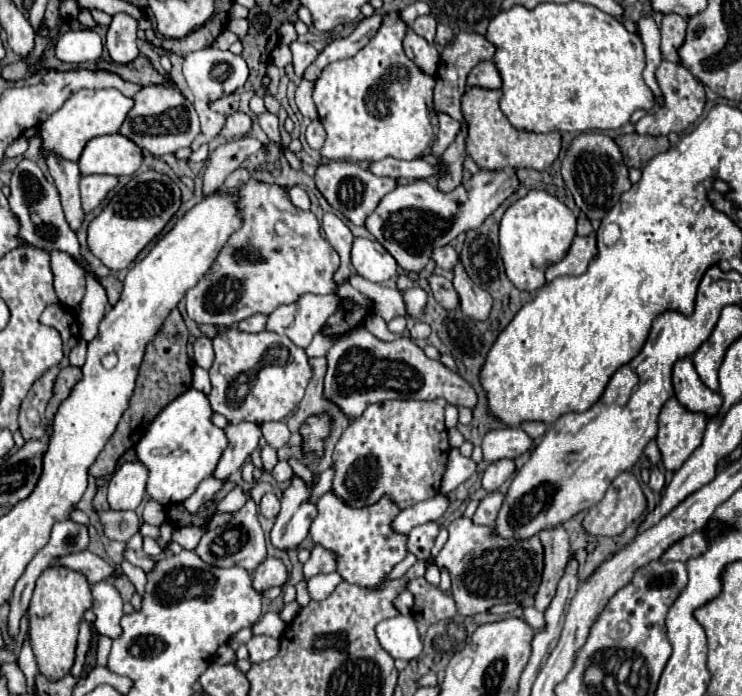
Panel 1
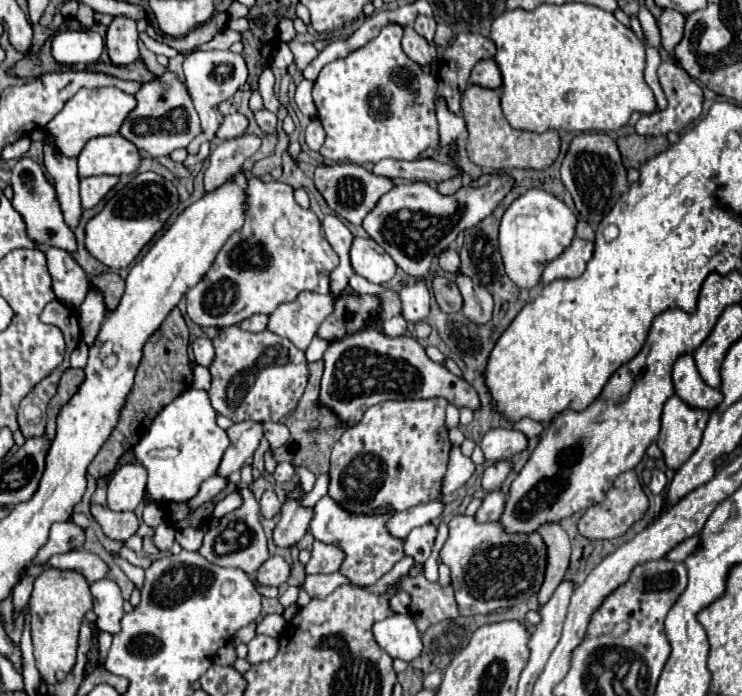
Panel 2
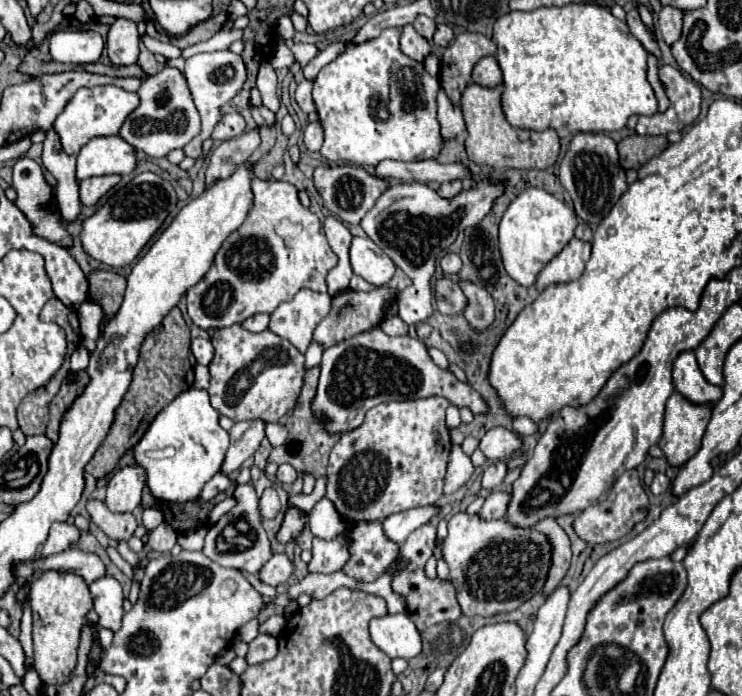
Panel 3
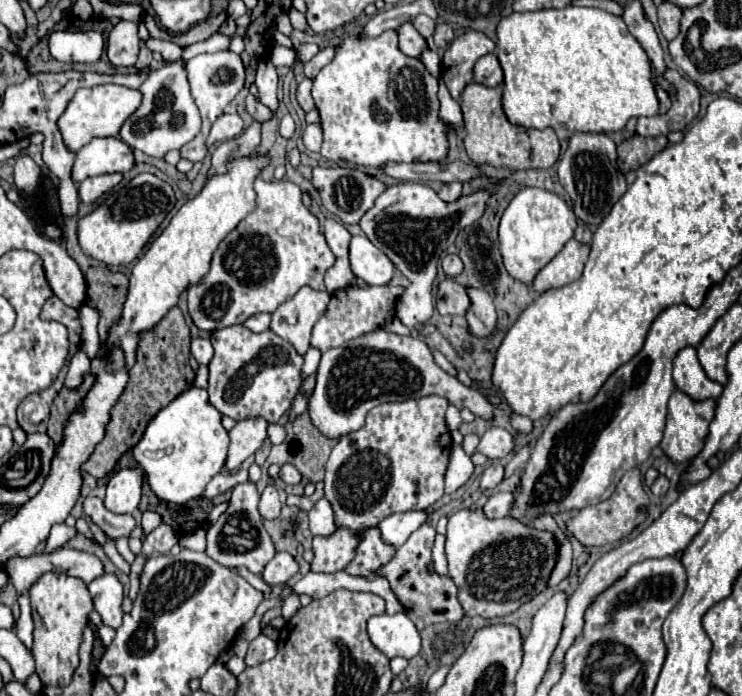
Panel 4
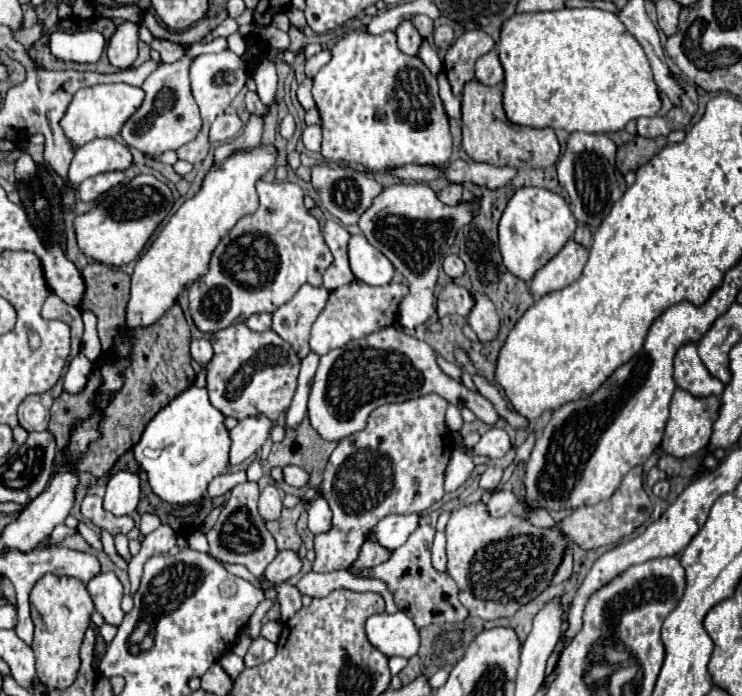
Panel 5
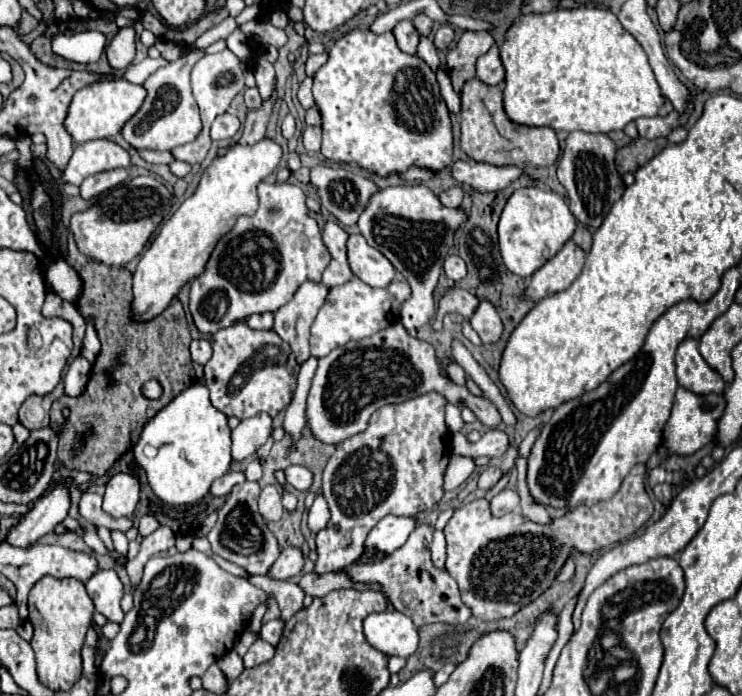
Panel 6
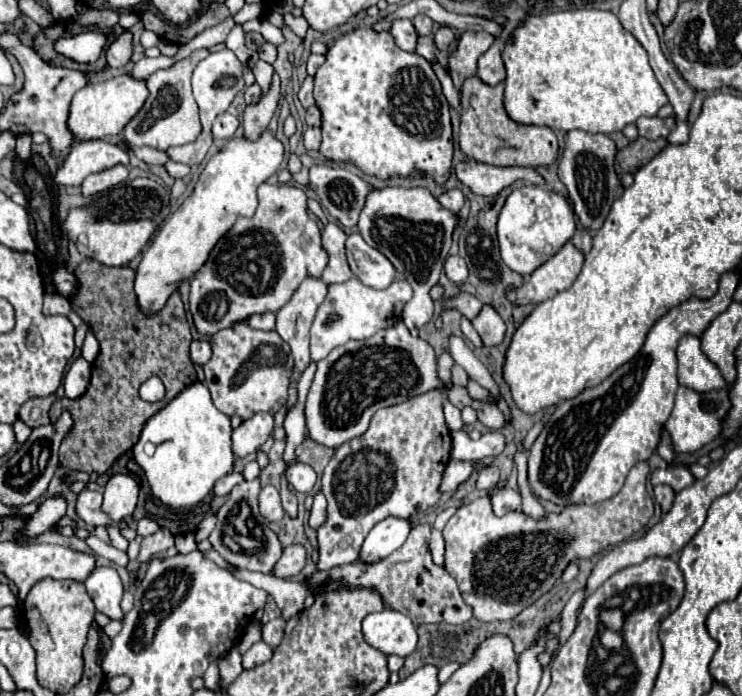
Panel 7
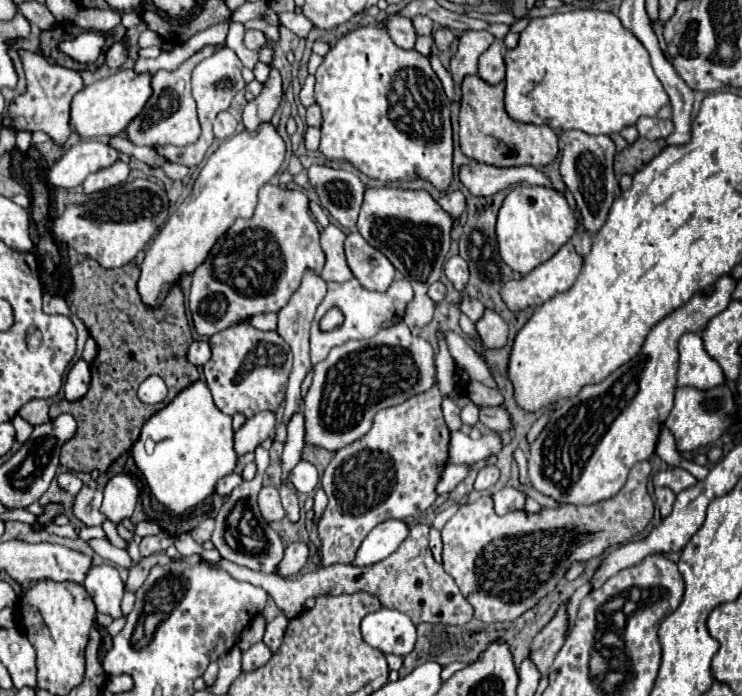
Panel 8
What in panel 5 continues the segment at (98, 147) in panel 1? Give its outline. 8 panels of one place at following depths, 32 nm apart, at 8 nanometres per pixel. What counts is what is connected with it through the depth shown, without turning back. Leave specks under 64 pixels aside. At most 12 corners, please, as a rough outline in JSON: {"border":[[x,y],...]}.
{"border":[[96,138],[74,152],[68,180],[128,170],[132,154],[114,138]]}

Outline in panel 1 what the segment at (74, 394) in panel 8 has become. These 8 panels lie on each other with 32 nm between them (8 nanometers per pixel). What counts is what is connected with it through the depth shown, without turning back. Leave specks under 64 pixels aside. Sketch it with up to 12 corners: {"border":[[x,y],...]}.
{"border":[[80,342],[70,352],[70,364],[82,366],[86,342]]}

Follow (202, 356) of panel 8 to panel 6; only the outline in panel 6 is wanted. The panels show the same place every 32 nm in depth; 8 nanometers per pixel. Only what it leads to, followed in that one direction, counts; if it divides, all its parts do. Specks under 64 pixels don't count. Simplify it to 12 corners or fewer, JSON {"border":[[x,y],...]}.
{"border":[[206,338],[192,340],[192,360],[204,366],[212,356]]}

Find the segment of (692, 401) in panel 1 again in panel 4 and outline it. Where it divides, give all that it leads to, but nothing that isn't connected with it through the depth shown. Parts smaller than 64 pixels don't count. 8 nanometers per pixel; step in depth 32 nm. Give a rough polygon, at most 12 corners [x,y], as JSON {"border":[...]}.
{"border":[[696,348],[674,358],[674,384],[692,398],[720,398],[708,380]]}

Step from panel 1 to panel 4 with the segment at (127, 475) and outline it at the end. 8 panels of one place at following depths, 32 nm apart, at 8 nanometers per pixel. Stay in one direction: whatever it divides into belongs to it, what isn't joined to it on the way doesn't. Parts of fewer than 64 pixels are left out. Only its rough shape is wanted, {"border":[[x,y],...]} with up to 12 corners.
{"border":[[118,470],[104,506],[130,514],[140,504],[144,472]]}

